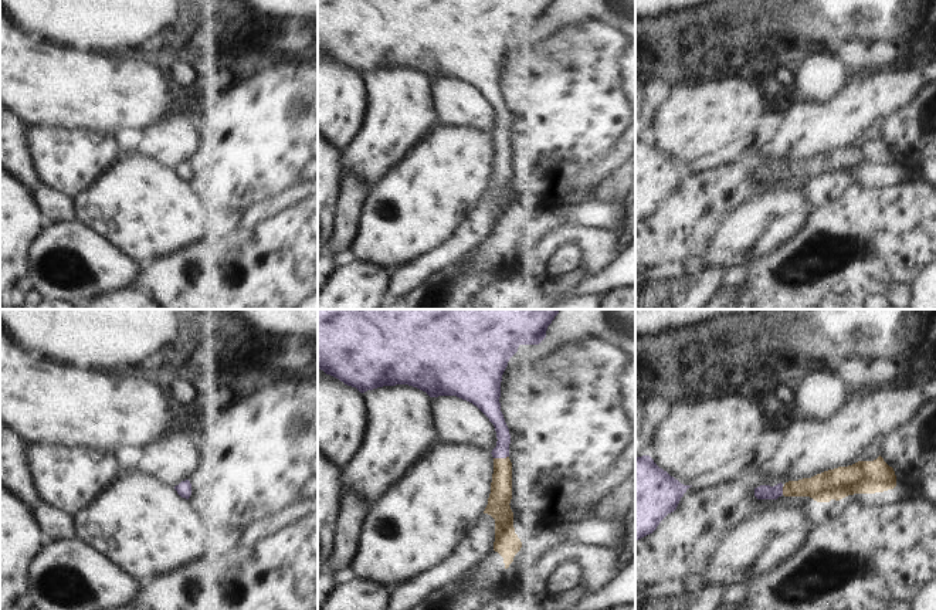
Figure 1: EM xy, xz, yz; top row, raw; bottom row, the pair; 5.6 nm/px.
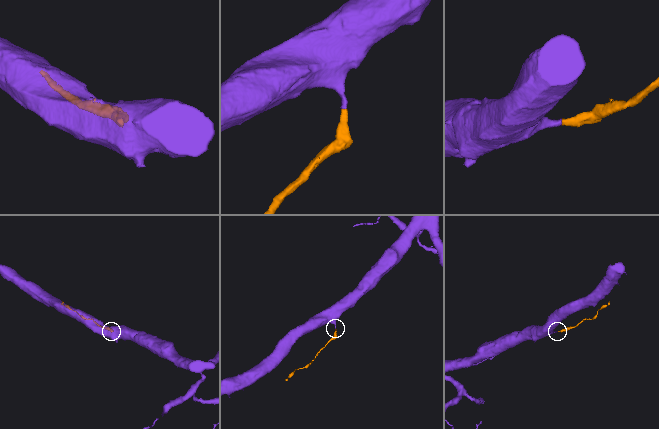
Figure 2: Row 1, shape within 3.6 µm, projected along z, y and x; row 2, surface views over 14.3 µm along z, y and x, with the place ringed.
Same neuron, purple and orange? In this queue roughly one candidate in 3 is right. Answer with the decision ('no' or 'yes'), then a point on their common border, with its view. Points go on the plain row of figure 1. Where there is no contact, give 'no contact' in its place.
yes; contact xz (501, 139)

